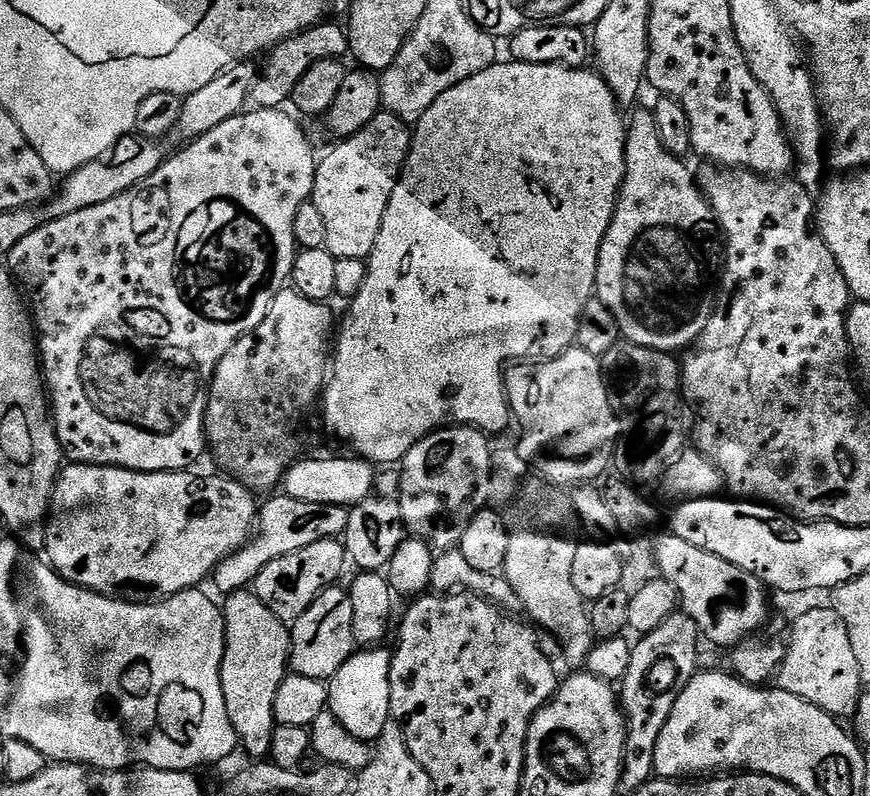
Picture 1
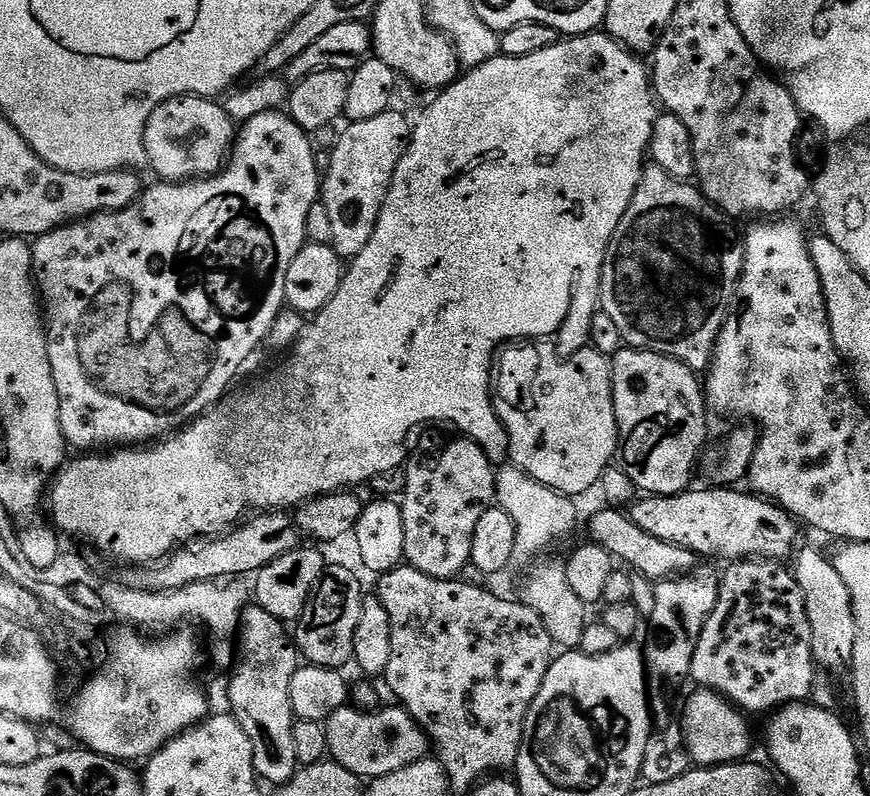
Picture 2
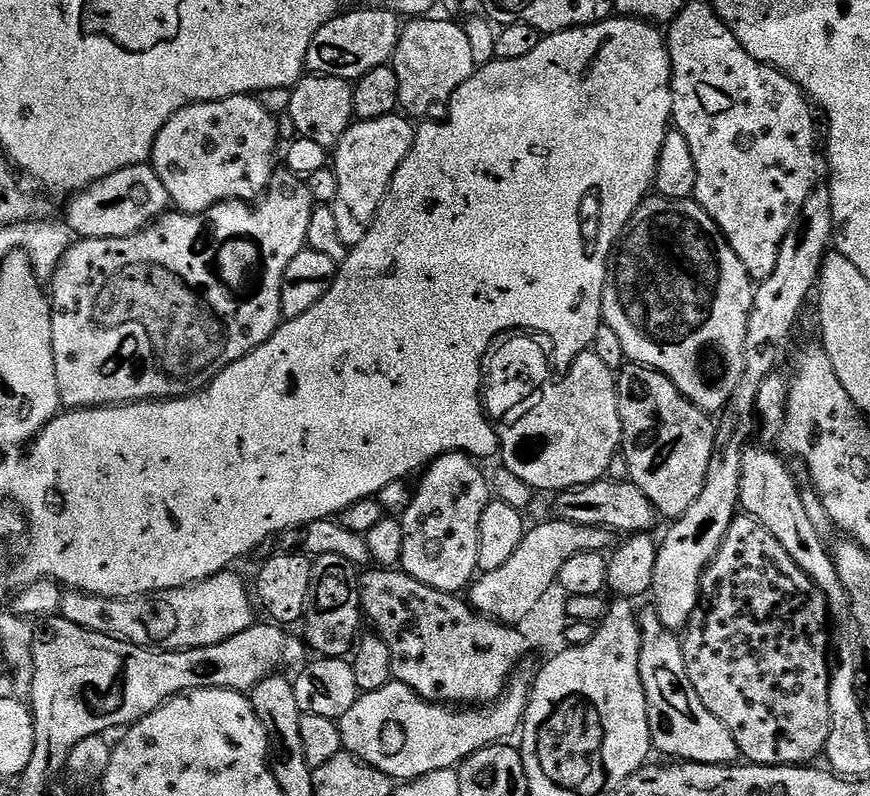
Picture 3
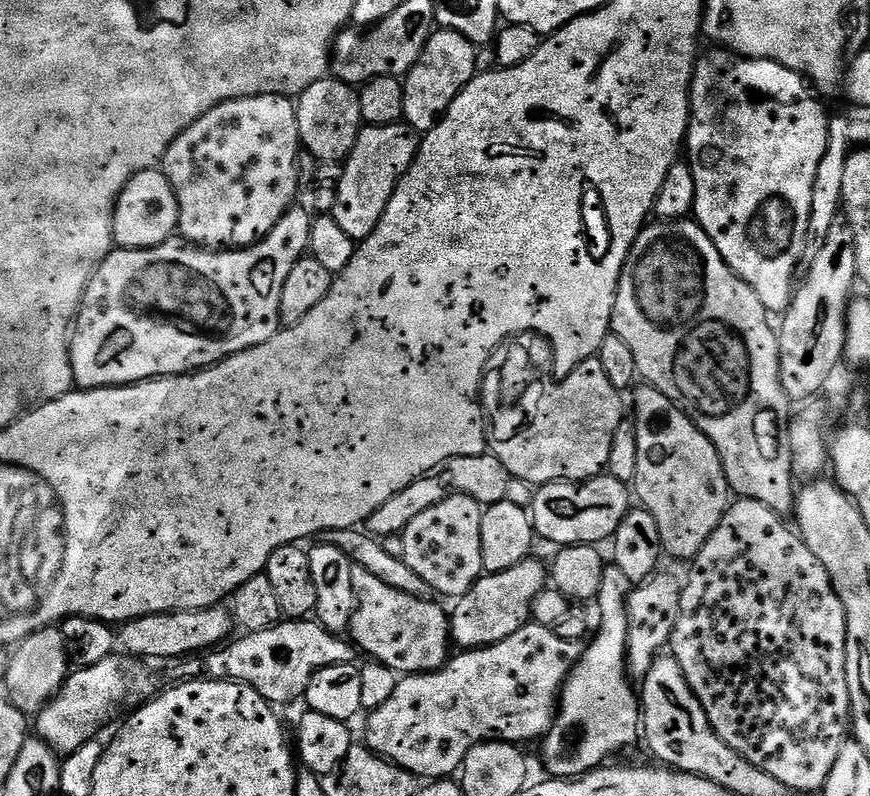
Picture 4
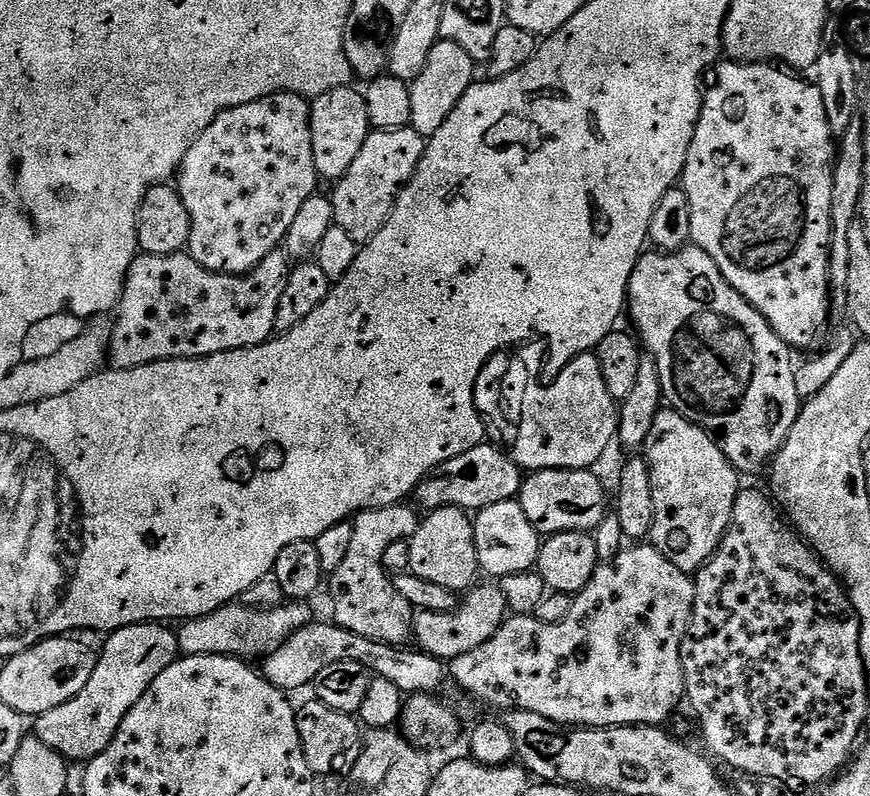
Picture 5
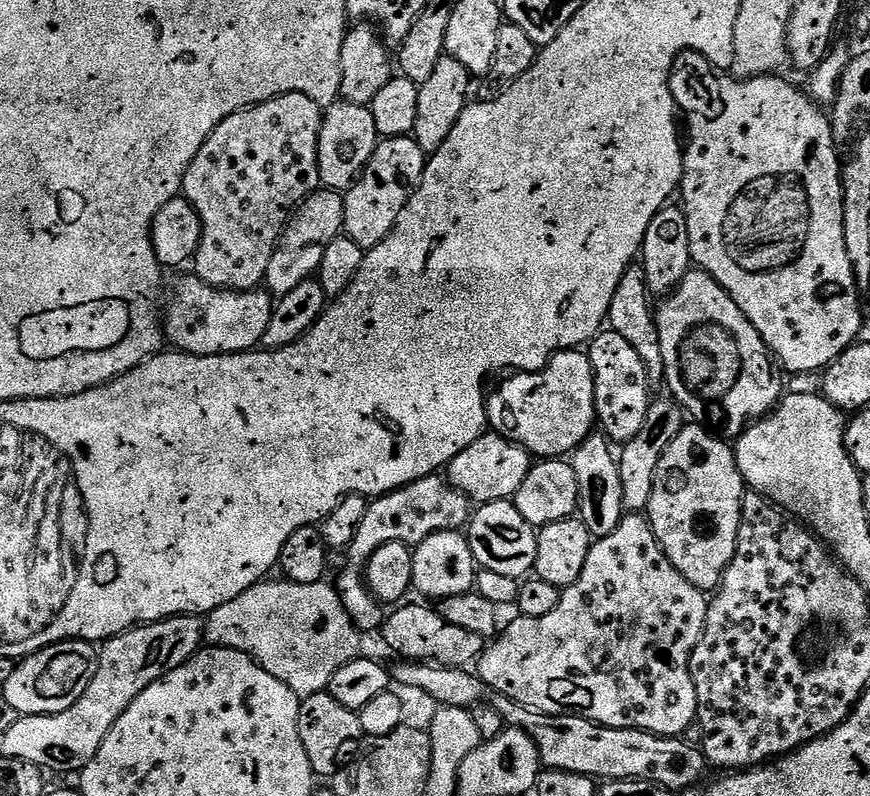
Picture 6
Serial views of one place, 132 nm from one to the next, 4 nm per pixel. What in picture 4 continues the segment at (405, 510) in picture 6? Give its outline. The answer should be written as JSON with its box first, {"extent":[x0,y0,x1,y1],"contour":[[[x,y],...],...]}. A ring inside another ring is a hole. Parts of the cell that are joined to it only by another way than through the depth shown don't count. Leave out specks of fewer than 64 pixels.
{"extent":[350,569,450,674],"contour":[[[352,569],[356,609],[352,615],[350,636],[361,649],[369,652],[373,661],[394,666],[400,674],[434,672],[450,659],[450,616],[440,604],[416,592],[403,592],[374,578],[370,570]]]}

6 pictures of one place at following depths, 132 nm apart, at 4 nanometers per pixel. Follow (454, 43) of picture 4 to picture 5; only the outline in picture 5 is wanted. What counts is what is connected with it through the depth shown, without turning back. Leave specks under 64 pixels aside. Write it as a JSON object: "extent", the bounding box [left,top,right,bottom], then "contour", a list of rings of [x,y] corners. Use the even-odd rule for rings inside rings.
{"extent":[410,40,477,138],"contour":[[[449,40],[436,41],[434,50],[430,50],[430,58],[426,58],[426,70],[418,74],[418,78],[410,84],[410,126],[418,135],[425,138],[433,136],[450,118],[450,110],[458,106],[462,94],[473,84],[477,65],[458,46]]]}

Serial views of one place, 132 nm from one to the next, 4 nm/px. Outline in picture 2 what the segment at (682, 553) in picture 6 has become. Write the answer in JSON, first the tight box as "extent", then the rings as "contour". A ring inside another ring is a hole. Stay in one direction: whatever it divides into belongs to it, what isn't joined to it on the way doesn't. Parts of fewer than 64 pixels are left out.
{"extent":[610,346,710,496],"contour":[[[625,346],[611,357],[610,363],[619,467],[630,474],[641,493],[649,496],[677,496],[680,492],[689,491],[691,484],[688,483],[692,475],[697,475],[701,455],[709,443],[710,409],[701,377],[682,362],[645,348]]]}

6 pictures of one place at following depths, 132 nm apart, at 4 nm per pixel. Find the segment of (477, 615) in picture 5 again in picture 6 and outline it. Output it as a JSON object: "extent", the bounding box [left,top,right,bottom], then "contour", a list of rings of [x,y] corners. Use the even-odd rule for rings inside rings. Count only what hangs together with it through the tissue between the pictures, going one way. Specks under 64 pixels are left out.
{"extent":[382,603,486,669],"contour":[[[427,603],[407,604],[397,607],[397,612],[389,611],[382,625],[382,633],[384,632],[384,640],[388,643],[389,650],[397,652],[401,661],[436,664],[439,668],[463,669],[479,661],[486,647],[485,637],[480,633],[448,624],[440,617],[439,611]]]}

